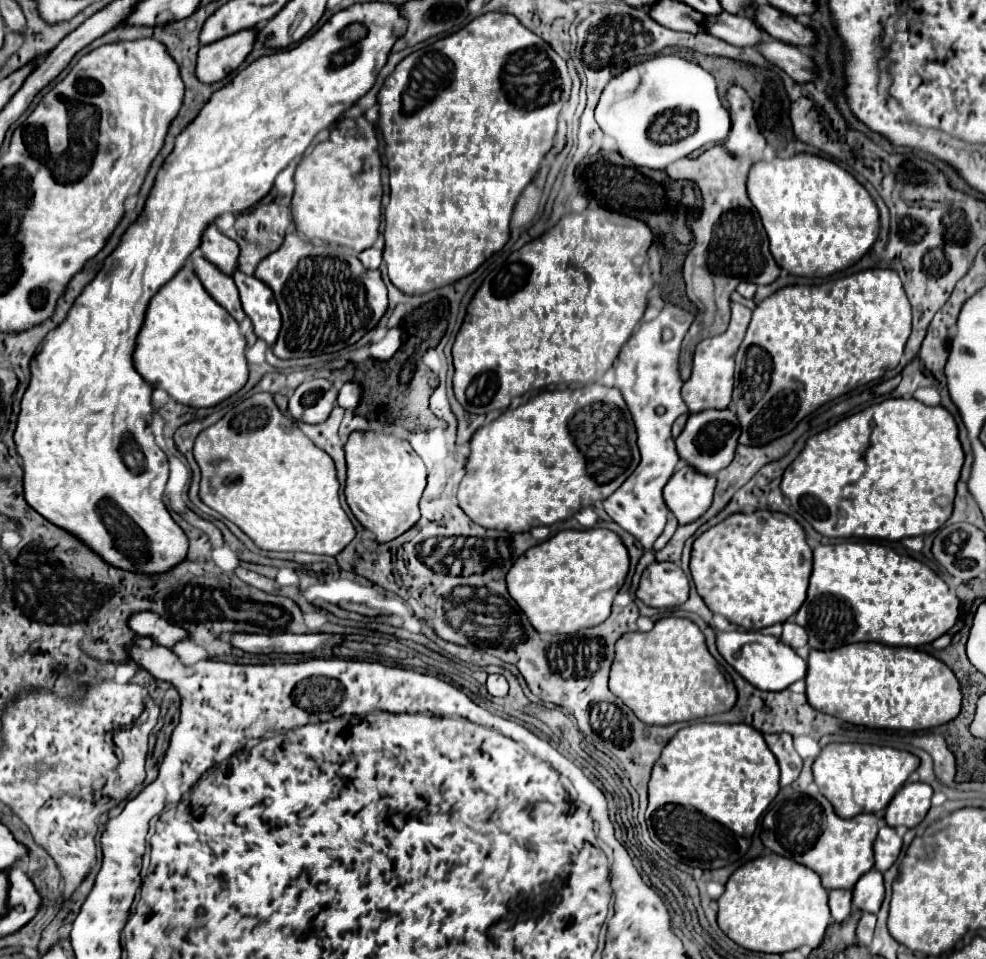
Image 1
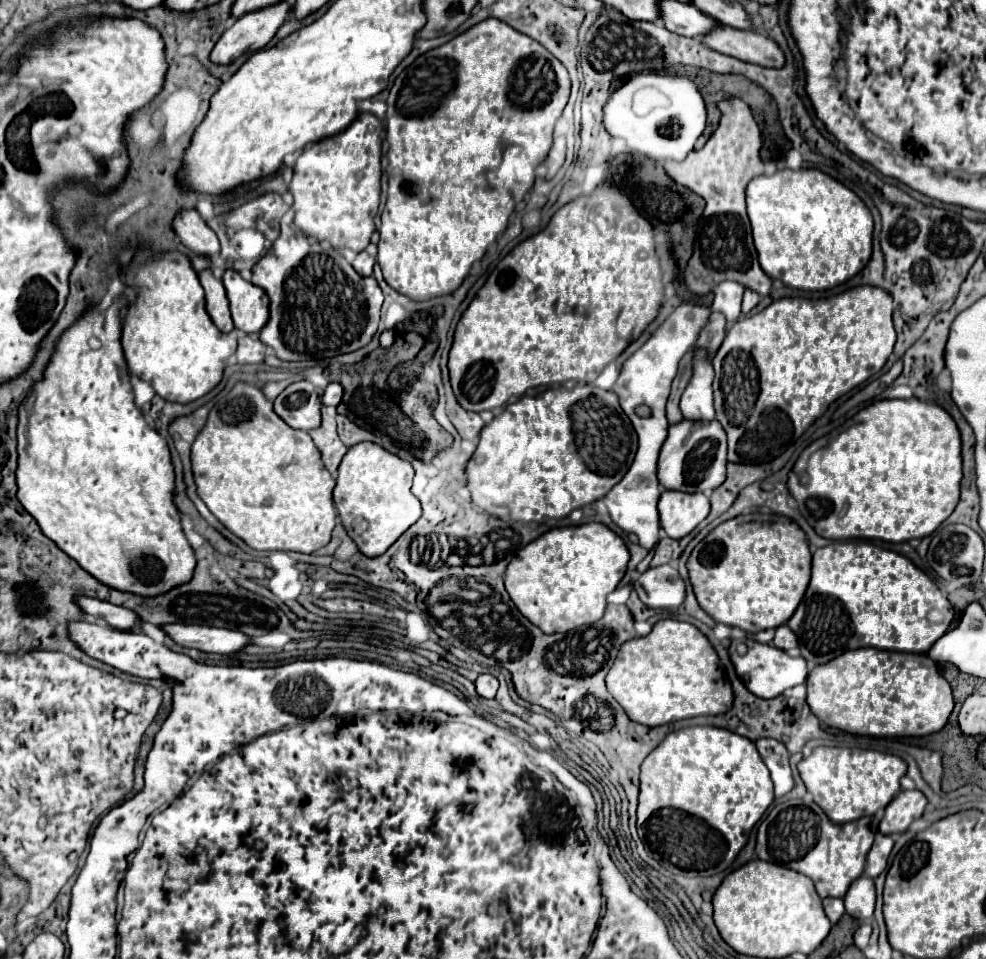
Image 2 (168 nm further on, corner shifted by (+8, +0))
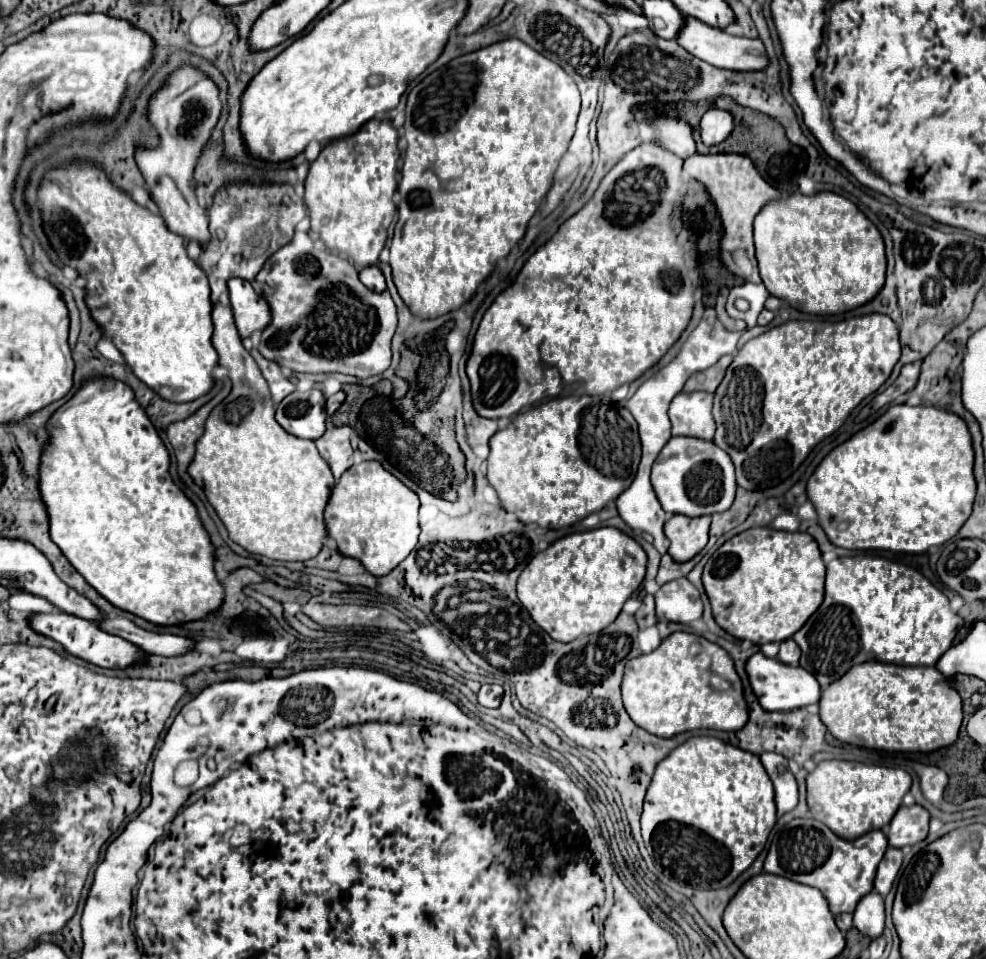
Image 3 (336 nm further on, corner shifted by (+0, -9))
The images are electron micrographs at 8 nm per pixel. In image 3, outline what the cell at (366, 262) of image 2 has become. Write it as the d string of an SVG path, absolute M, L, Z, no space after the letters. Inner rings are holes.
M371 265L371 267L361 269L359 271L359 279L361 279L361 283L365 287L369 287L369 289L373 289L377 293L385 291L385 277L383 277L383 273L381 273L381 269L377 265Z

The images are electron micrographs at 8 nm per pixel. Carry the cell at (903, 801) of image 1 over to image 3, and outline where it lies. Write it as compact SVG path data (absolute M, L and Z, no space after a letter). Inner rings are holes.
M911 805L911 807L899 807L895 817L891 819L889 825L889 845L903 849L903 847L913 847L915 843L923 841L929 831L929 813L921 805Z

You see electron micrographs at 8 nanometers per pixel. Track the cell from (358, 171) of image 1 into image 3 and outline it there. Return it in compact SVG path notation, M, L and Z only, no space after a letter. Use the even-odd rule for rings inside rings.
M371 119L353 137L343 137L341 141L327 143L319 157L311 163L309 175L305 179L305 205L309 209L311 229L329 249L339 249L341 253L347 253L359 267L369 267L377 263L395 216L393 193L397 189L397 139L399 133L389 119Z

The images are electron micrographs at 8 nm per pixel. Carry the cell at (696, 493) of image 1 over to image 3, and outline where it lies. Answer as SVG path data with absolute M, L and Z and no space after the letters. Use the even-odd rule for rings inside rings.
M673 515L665 523L665 535L671 541L669 555L677 563L685 563L693 559L705 545L707 545L707 533L709 533L709 517L685 517L685 515Z

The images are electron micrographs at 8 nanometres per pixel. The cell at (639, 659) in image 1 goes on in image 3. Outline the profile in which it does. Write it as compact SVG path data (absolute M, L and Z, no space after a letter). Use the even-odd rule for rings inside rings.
M673 633L653 653L631 659L621 689L623 705L635 725L665 739L693 729L737 731L749 717L733 659L716 643L691 633Z

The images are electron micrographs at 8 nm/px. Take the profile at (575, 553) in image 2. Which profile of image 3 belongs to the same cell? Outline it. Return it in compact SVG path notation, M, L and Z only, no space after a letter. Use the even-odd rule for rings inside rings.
M599 527L561 537L537 553L519 575L517 595L543 631L561 643L569 643L611 625L623 603L641 585L645 569L647 553L635 539L617 527Z

